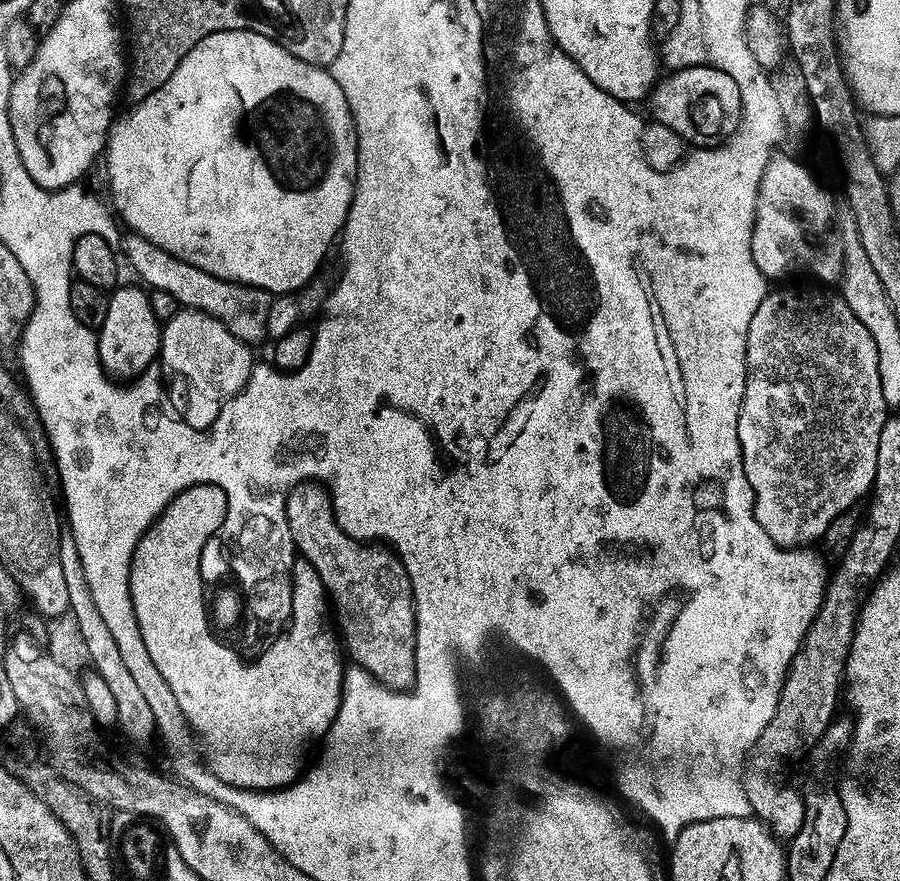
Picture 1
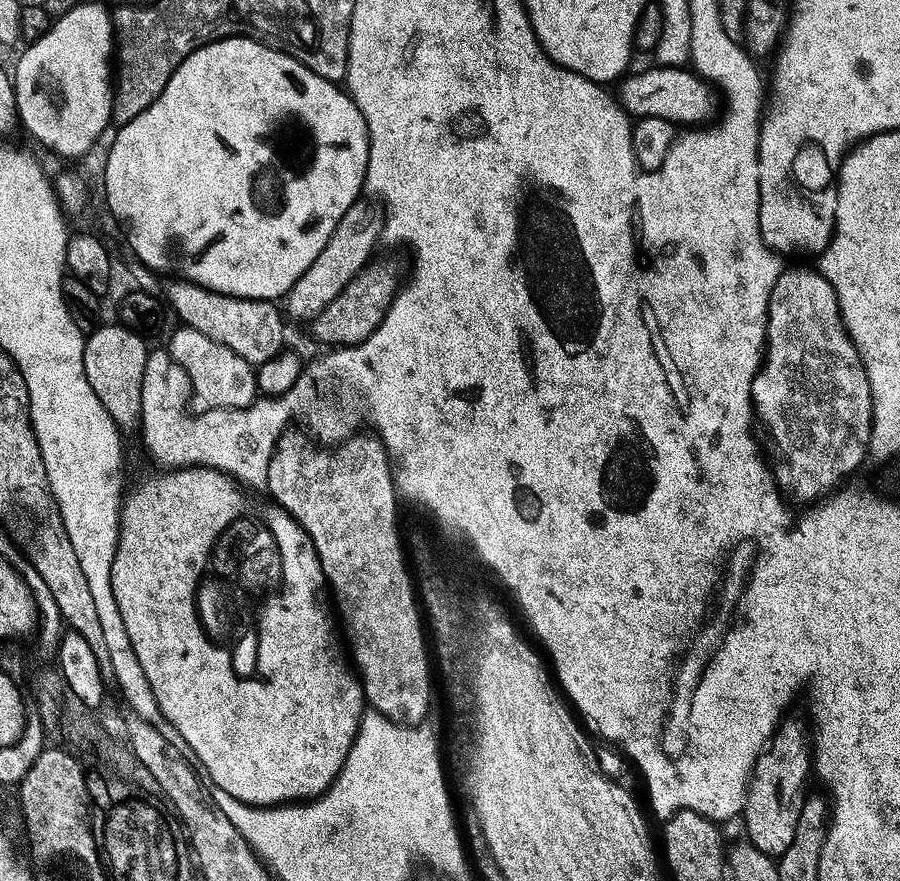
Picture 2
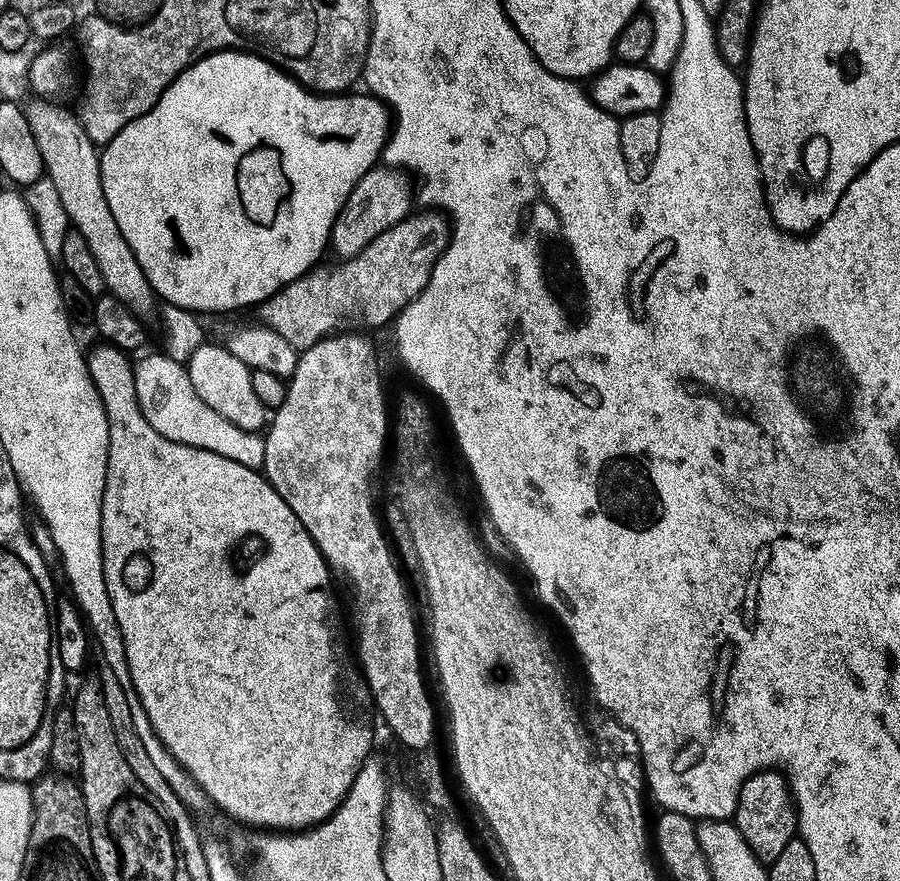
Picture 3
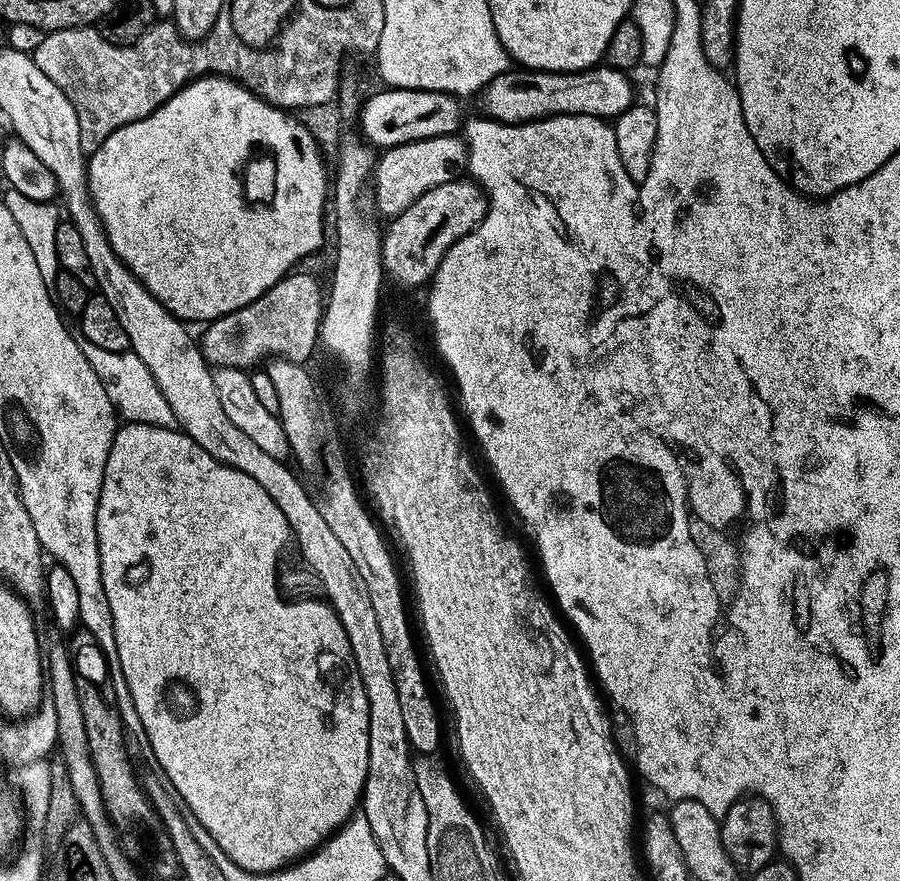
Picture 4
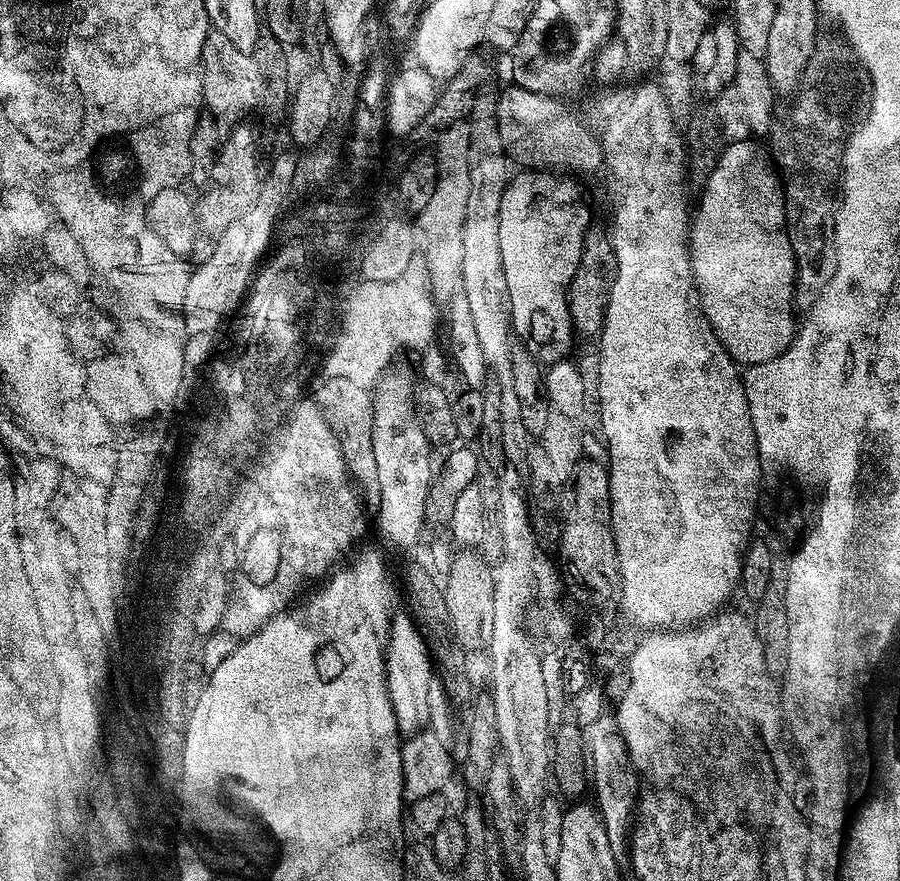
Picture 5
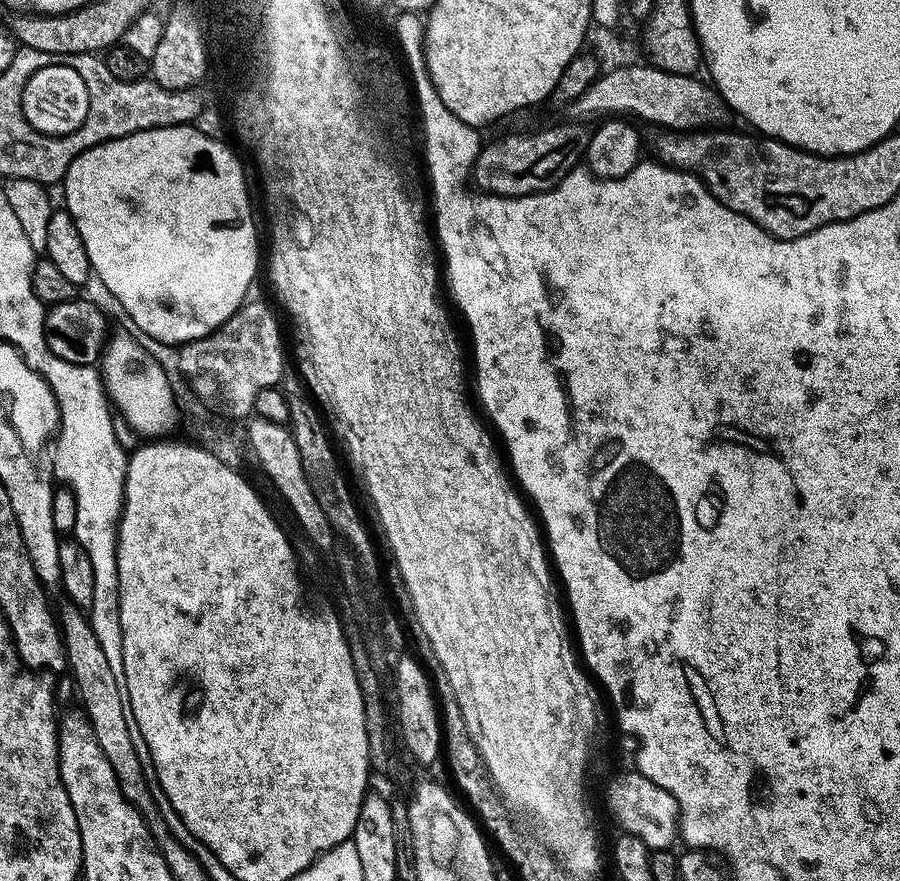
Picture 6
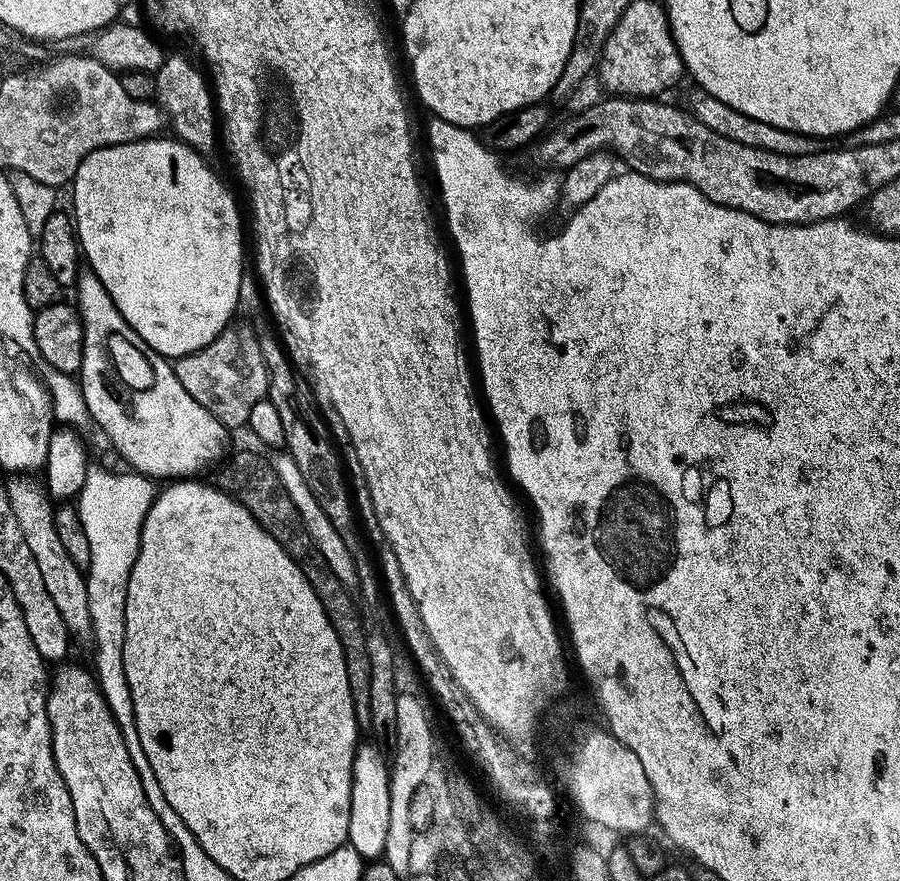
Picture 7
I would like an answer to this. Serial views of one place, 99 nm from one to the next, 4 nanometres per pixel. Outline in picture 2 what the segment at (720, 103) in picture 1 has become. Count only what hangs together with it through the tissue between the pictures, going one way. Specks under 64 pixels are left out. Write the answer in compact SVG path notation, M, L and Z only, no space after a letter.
M651 67L645 72L633 71L619 81L618 103L629 117L666 118L677 126L707 126L717 119L718 96L708 81L687 67Z

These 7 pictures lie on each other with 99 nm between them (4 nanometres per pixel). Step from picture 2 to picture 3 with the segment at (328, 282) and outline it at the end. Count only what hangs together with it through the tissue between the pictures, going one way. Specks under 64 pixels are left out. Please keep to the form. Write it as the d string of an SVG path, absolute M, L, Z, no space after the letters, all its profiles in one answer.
M377 166L356 183L332 227L331 251L336 251L340 258L357 256L367 244L378 238L378 234L390 230L390 226L394 226L413 211L414 188L413 185L412 188L408 185L404 176L407 175L403 171Z

